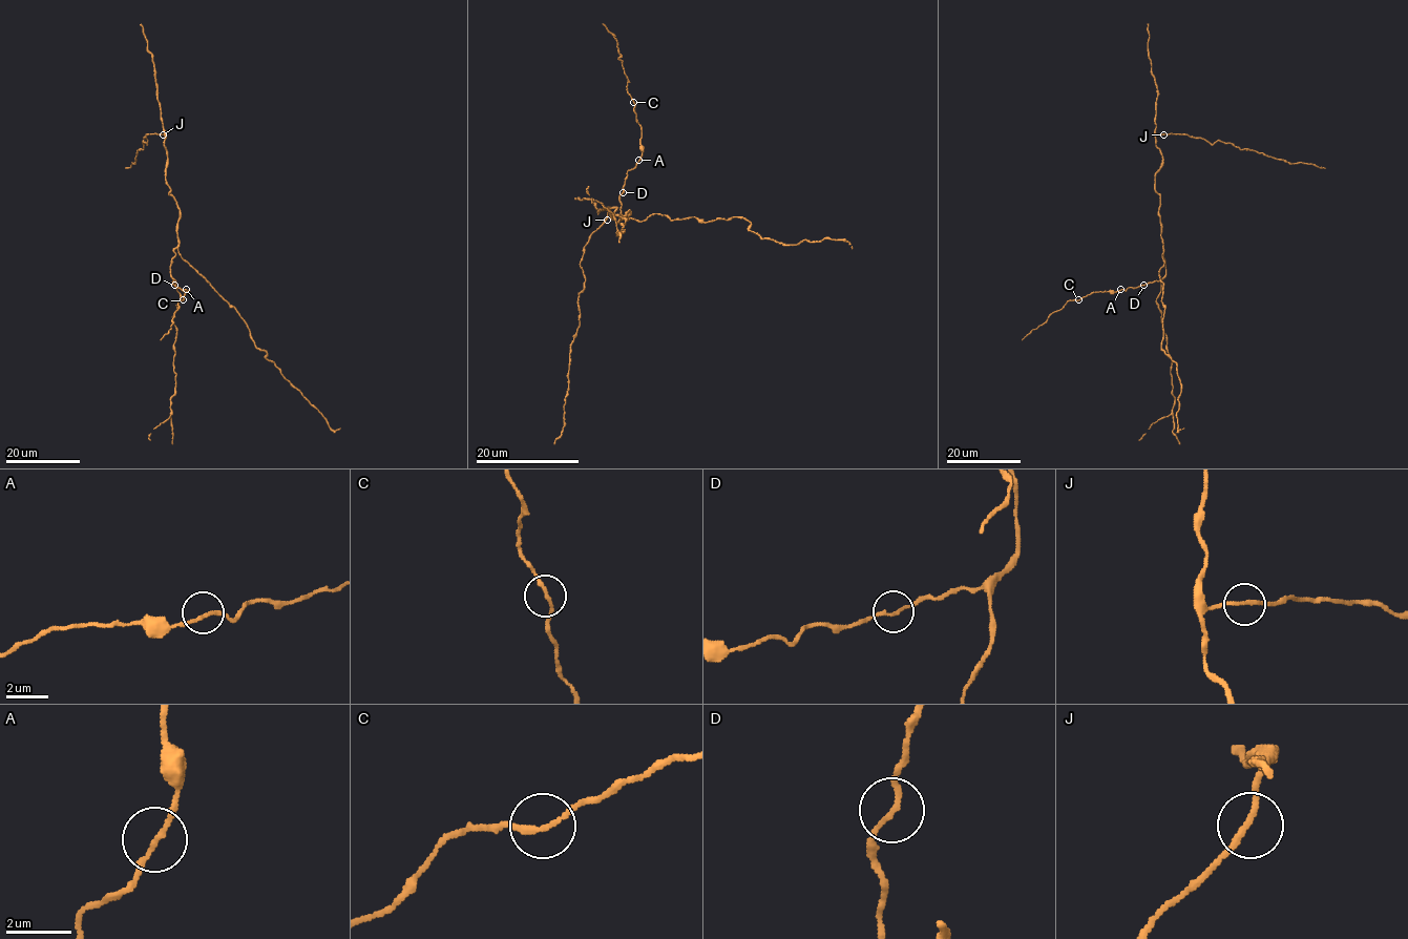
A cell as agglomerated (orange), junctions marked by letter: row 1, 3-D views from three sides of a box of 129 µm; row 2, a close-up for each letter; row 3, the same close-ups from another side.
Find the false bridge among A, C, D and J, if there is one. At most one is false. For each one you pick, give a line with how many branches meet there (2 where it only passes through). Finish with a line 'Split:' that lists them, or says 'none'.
Split: none

